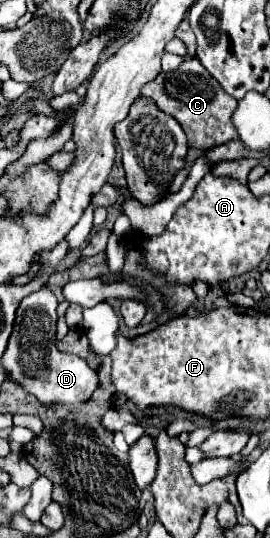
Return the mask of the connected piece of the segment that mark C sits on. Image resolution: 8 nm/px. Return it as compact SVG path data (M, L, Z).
M197 58L185 60L173 72L161 72L155 80L143 86L141 94L155 100L165 114L173 116L183 126L191 148L209 150L237 138L237 132L231 124L231 112L235 110L237 100L229 98L229 94L225 94L225 90L213 82L213 76L201 66L201 62L197 62Z

